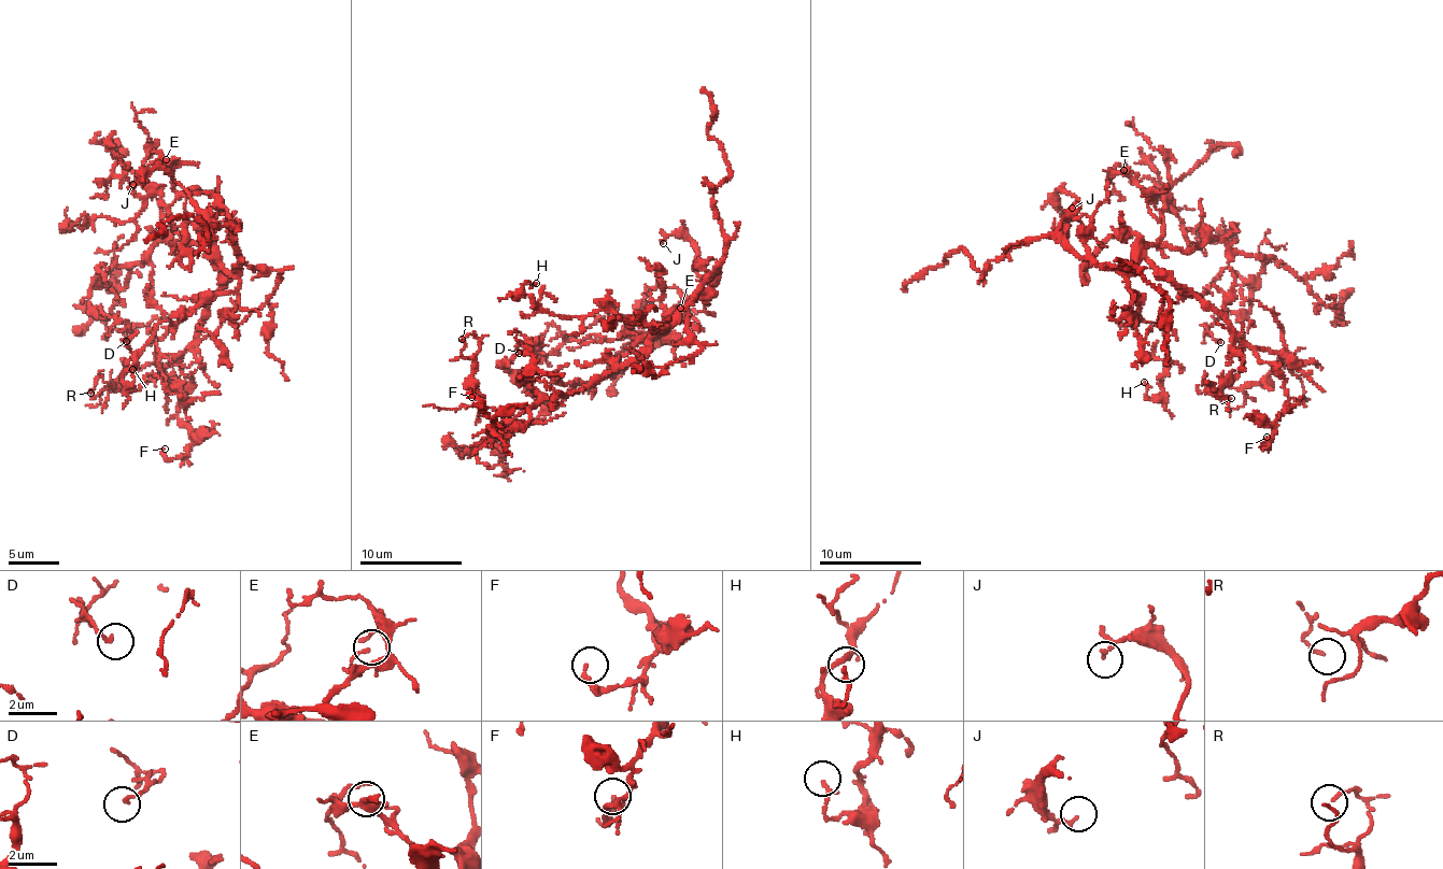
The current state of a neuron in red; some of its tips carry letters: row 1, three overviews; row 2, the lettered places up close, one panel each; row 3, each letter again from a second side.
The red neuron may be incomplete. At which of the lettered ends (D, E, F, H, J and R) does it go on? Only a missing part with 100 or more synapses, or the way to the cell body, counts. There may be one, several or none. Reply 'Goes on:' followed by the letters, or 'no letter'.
Goes on: no letter

